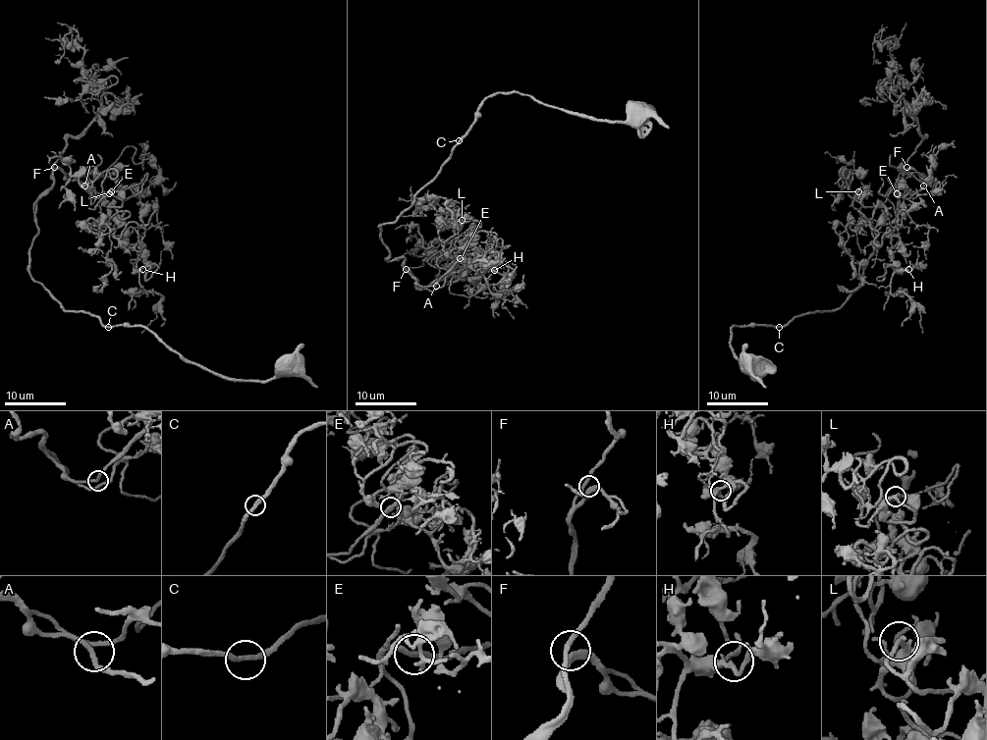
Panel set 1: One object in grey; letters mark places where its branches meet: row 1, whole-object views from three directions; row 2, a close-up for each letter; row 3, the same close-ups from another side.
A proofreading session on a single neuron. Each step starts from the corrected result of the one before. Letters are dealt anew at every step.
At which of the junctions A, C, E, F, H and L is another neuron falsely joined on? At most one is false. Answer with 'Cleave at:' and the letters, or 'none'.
Cleave at: none

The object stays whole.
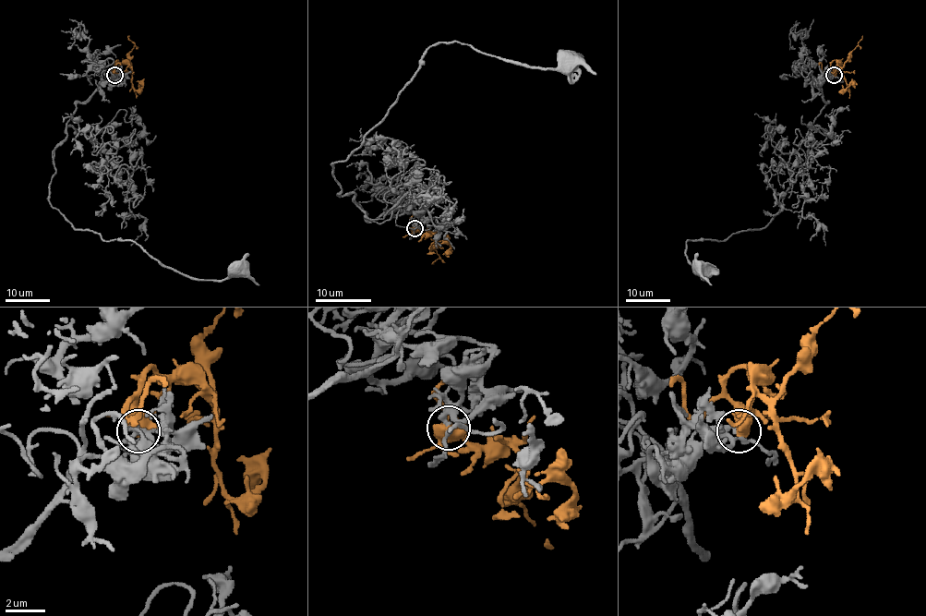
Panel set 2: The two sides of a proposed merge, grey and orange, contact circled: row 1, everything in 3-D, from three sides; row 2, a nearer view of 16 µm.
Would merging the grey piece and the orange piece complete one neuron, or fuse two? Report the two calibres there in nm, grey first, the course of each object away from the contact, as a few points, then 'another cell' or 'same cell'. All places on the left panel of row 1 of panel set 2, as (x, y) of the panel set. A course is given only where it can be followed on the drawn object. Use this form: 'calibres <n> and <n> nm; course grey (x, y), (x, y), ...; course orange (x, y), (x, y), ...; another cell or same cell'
calibres 240 and 550 nm; course grey (114, 74), (76, 104), (49, 203), (76, 229), (138, 244), (198, 279), (239, 268); course orange (114, 74), (114, 63), (117, 60), (130, 68), (133, 87), (139, 90), (143, 87), (136, 81); same cell

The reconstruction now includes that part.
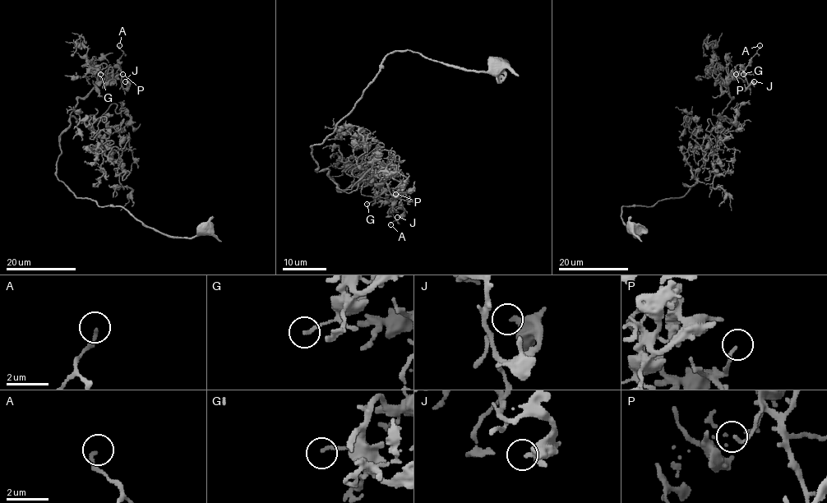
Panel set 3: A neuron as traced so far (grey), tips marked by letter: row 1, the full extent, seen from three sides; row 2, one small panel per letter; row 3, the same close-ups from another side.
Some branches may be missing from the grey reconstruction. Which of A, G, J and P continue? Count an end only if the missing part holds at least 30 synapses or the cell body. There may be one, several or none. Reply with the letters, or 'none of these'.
none of these

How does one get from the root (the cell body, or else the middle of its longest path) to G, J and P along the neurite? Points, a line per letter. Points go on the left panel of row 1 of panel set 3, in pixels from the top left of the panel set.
G: (205, 228), (164, 235), (122, 207), (76, 197), (58, 179), (61, 135), (76, 100), (113, 80), (100, 74)
J: (205, 228), (164, 235), (122, 207), (76, 197), (58, 179), (76, 100), (113, 80), (109, 64), (125, 81)
P: (205, 228), (164, 235), (122, 207), (76, 197), (58, 179), (76, 100), (113, 80), (109, 64), (122, 74)

